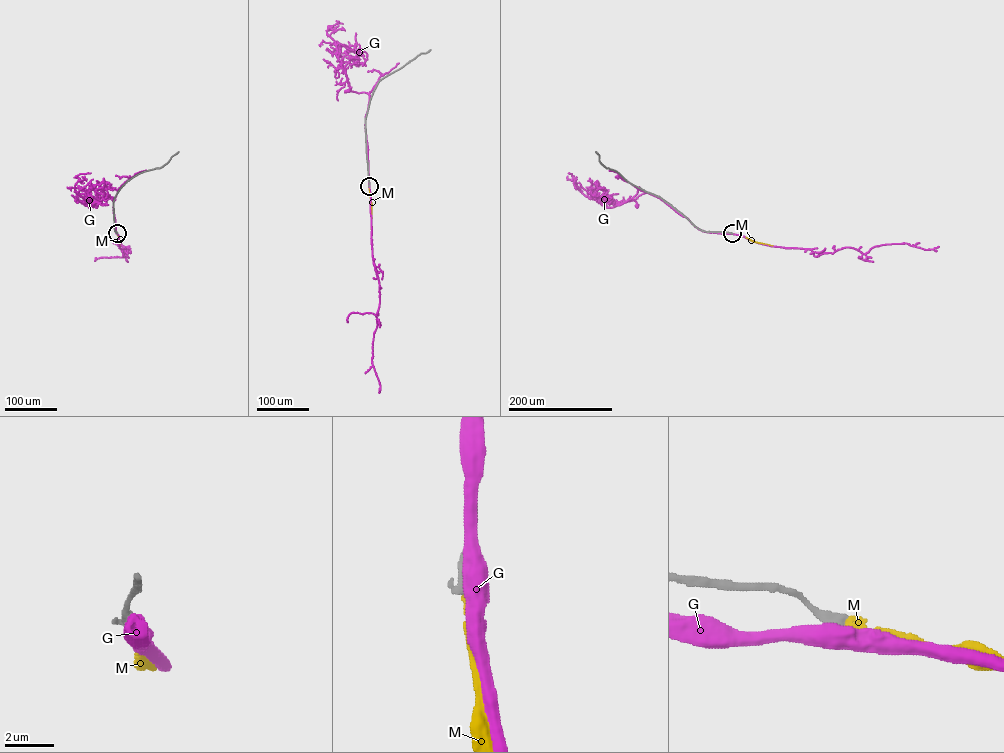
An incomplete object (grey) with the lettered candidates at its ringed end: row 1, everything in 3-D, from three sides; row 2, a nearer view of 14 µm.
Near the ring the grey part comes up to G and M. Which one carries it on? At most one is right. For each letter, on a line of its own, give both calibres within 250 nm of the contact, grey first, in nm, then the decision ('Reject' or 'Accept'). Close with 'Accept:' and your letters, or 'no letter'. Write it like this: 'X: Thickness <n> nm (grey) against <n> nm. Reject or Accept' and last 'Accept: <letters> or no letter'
G: Thickness 550 nm (grey) against 700 nm. Reject
M: Thickness 500 nm (grey) against 260 nm. Accept
Accept: M

